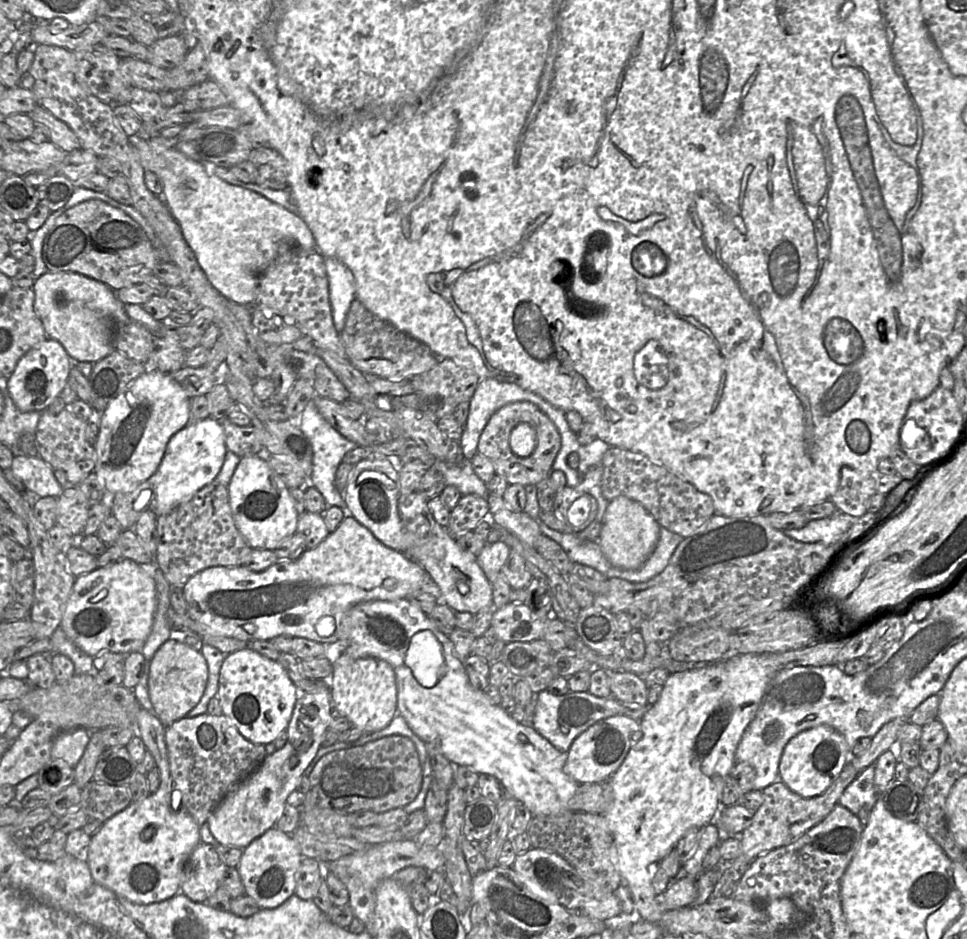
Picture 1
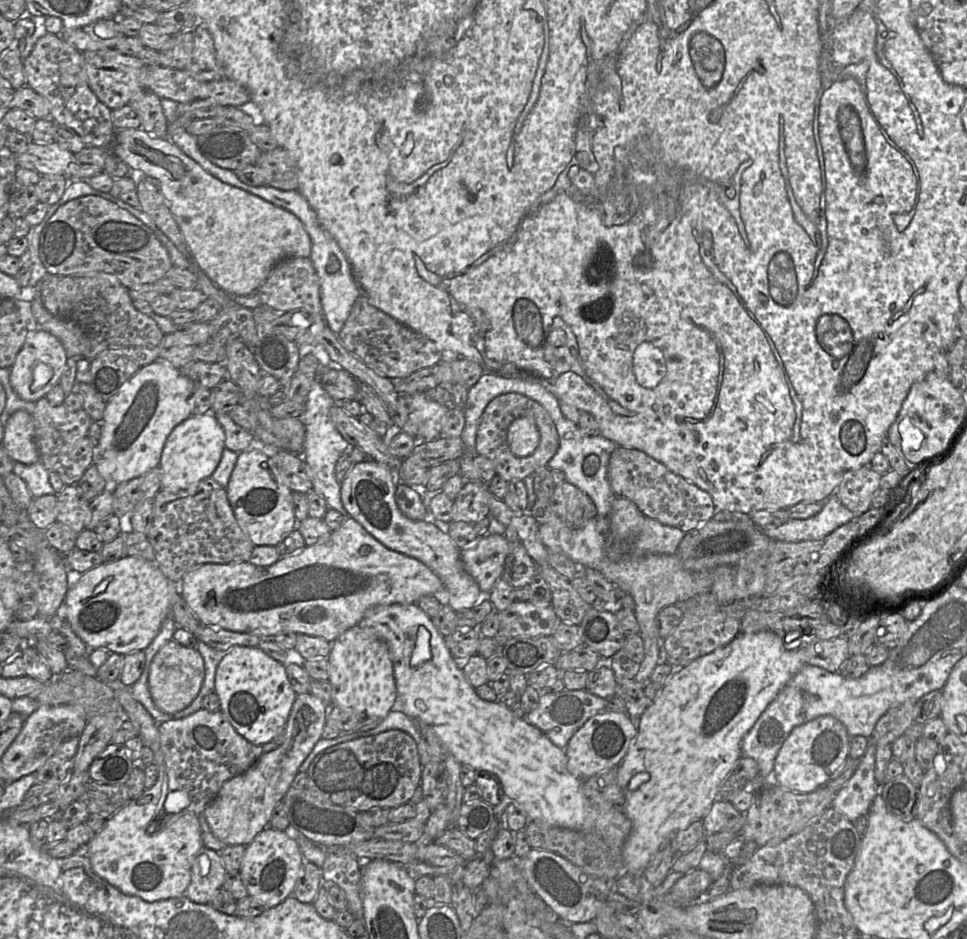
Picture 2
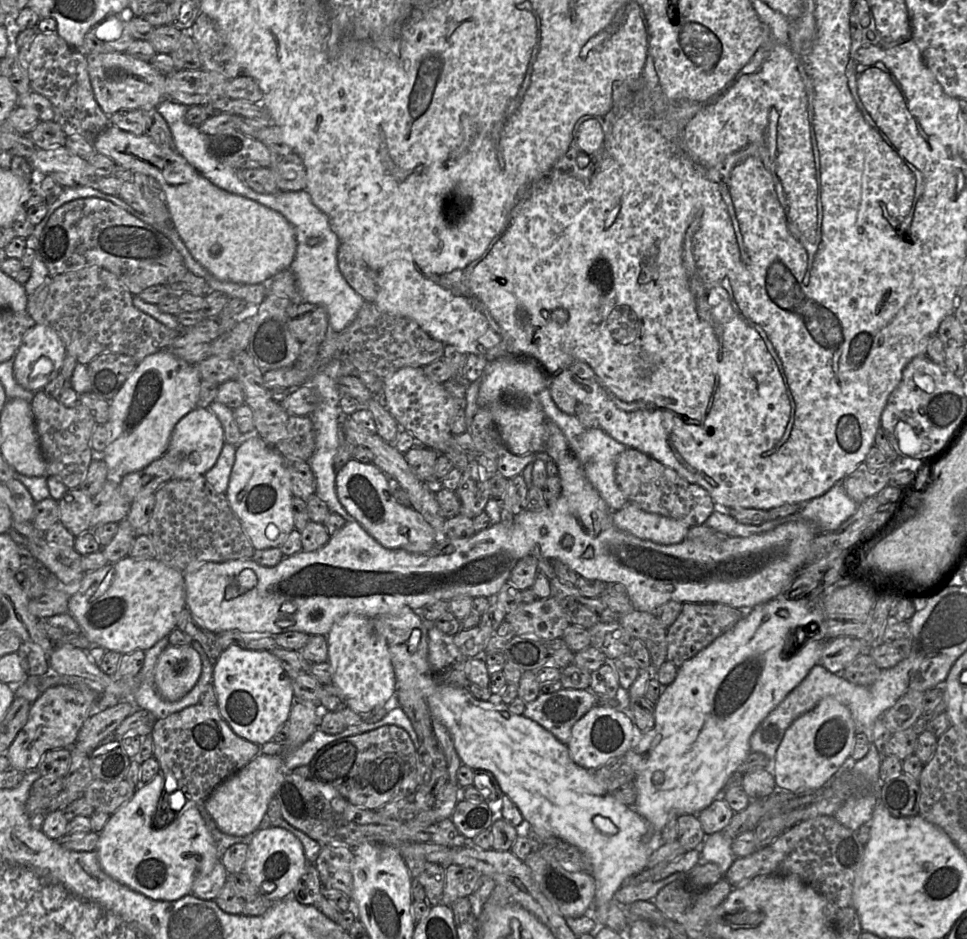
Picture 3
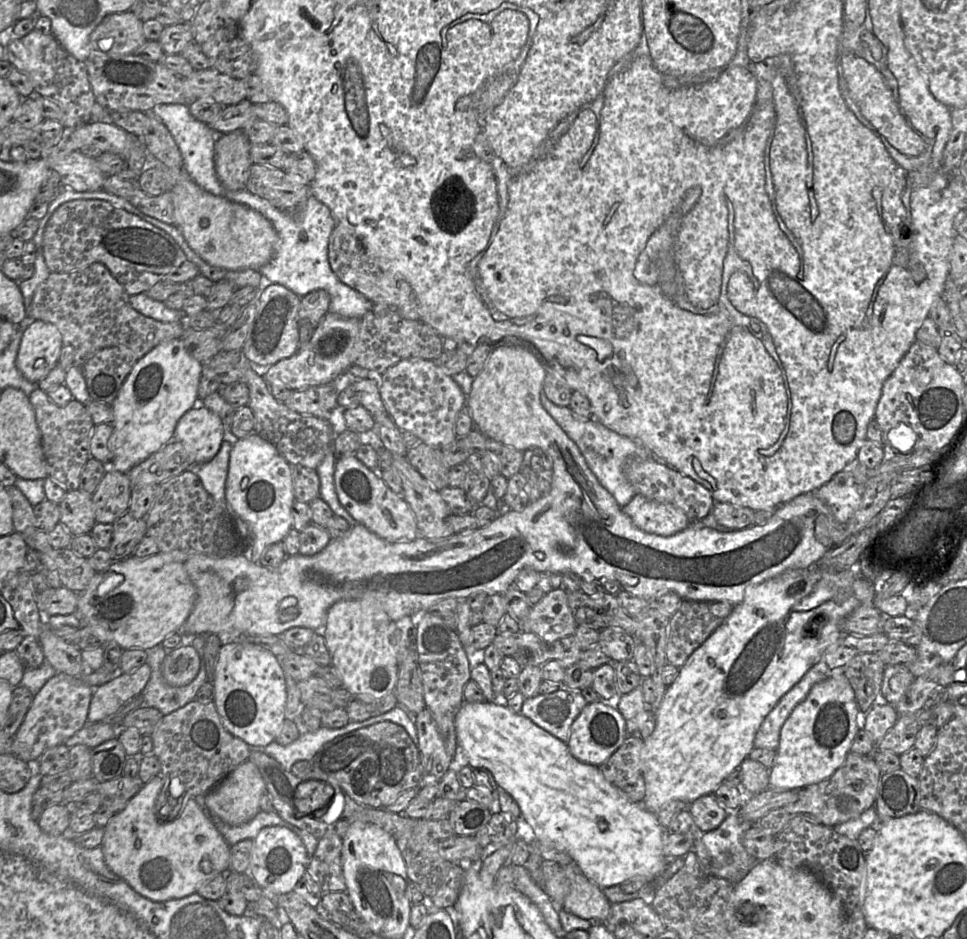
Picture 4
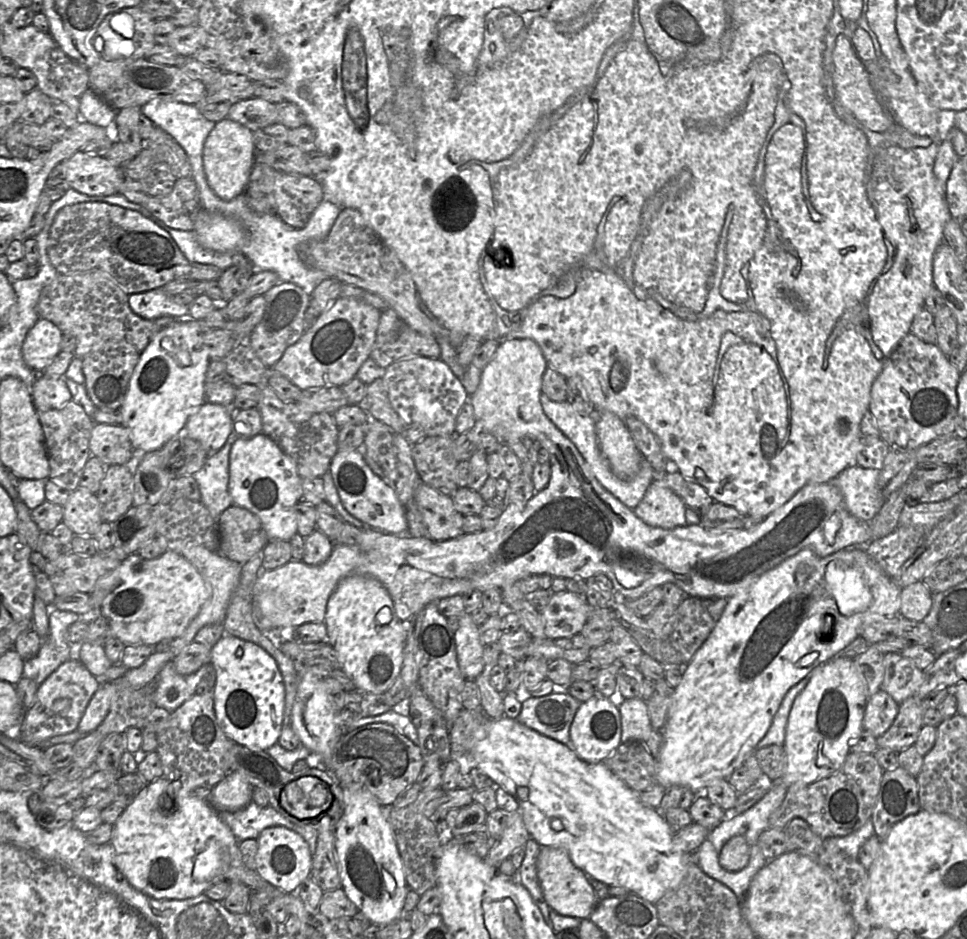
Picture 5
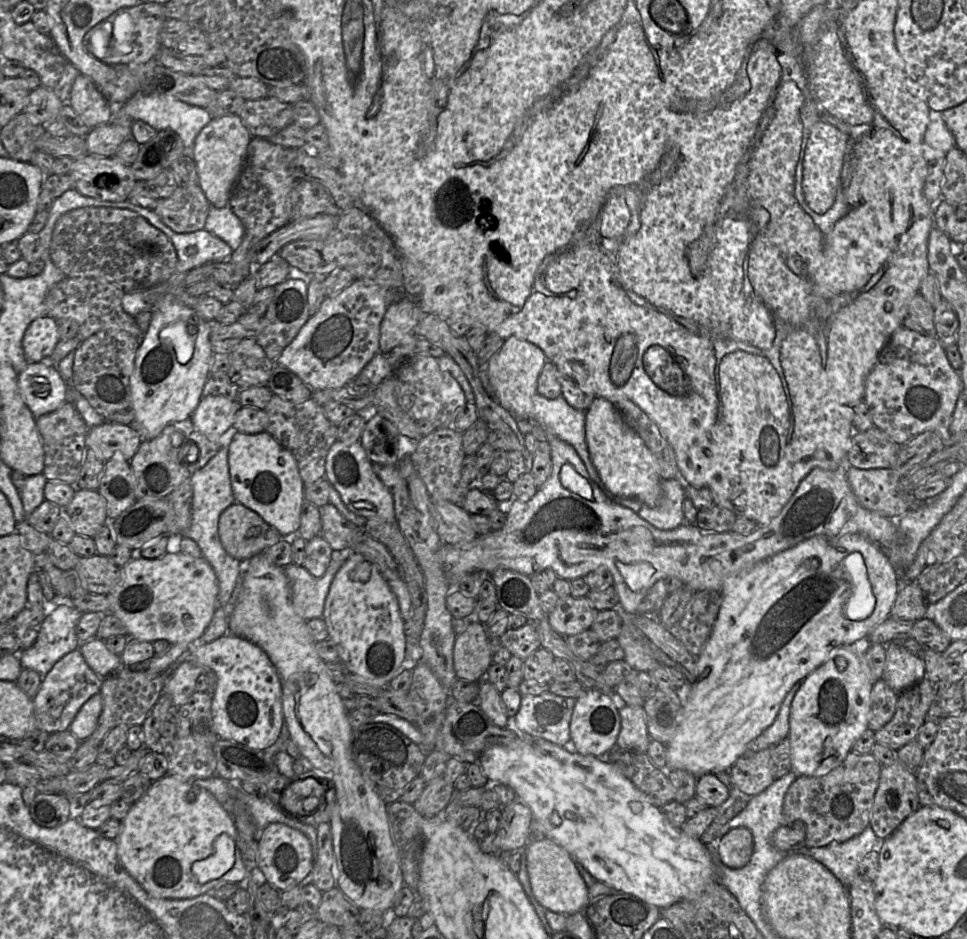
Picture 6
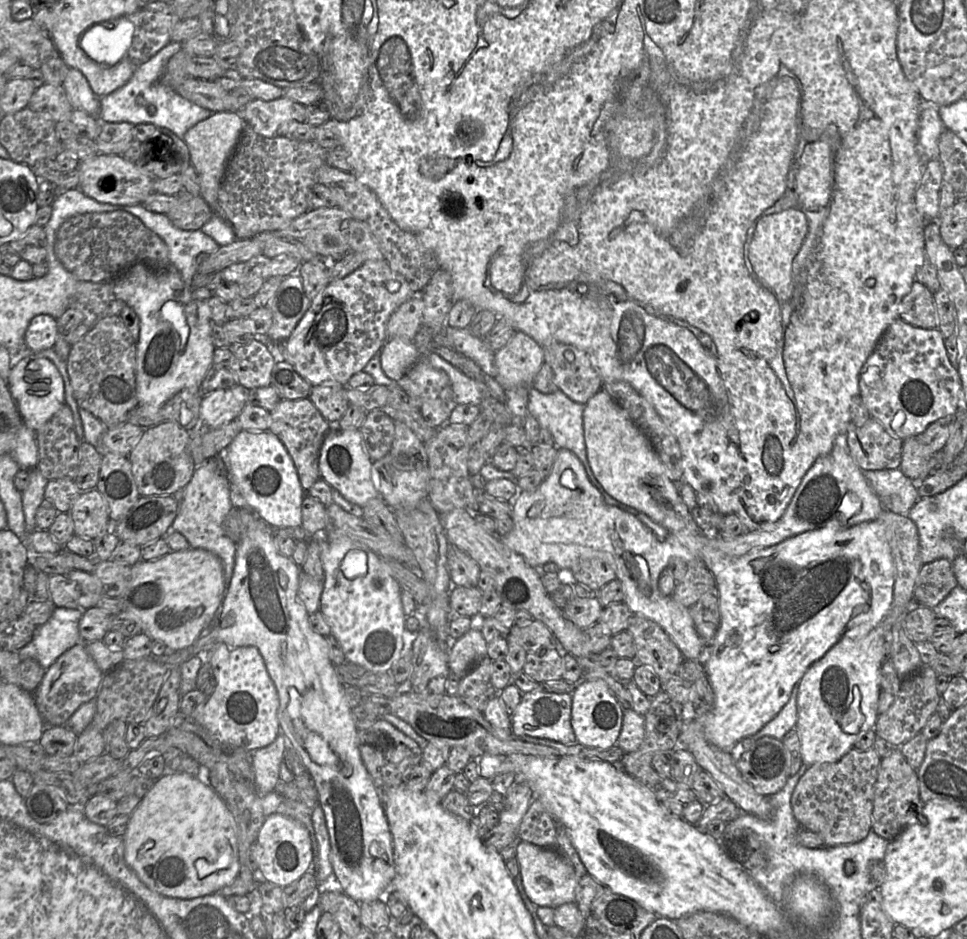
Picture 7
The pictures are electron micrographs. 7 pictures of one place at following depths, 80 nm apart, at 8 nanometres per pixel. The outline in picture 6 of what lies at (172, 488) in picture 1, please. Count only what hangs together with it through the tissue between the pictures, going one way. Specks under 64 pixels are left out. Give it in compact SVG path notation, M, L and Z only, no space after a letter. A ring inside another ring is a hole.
M222 395L203 396L190 418L193 429L211 441L218 442L219 438L233 427L240 407L237 399Z

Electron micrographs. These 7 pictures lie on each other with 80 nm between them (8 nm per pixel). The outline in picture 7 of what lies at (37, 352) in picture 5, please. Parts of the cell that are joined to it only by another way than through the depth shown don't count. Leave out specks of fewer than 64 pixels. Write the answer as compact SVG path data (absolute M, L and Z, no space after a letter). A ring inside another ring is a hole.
M38 314L30 321L24 343L33 352L53 348L58 336L57 319L48 314Z

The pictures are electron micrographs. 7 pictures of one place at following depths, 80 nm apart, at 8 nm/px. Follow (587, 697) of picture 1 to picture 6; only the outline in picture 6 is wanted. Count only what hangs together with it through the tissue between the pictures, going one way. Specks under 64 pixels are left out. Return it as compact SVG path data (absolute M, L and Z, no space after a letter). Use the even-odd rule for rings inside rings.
M551 692L524 695L512 725L531 736L563 746L571 739L570 721L575 700Z

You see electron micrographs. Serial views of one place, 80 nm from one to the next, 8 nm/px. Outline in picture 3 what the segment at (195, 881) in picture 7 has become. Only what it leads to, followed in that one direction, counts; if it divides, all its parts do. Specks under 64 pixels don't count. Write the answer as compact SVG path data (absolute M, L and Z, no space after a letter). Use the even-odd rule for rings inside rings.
M159 773L151 782L140 784L133 797L116 810L109 818L96 847L99 863L106 874L133 891L153 901L175 901L192 894L192 886L197 877L208 875L215 864L221 861L218 849L198 806L181 811L164 829L156 829L159 823L159 803L165 793L165 778Z

